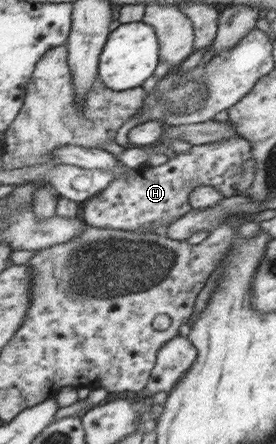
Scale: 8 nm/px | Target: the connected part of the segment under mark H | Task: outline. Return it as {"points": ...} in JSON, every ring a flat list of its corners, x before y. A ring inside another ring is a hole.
{"points":[[240,136,201,145,191,145,184,153,172,153,163,164,154,167,140,166,129,169,124,176,115,178,108,186,82,202,82,220,88,226,134,231,152,225,157,231,191,211,188,192,198,185,213,185,228,198,242,195,255,176,255,159,251,145]]}

